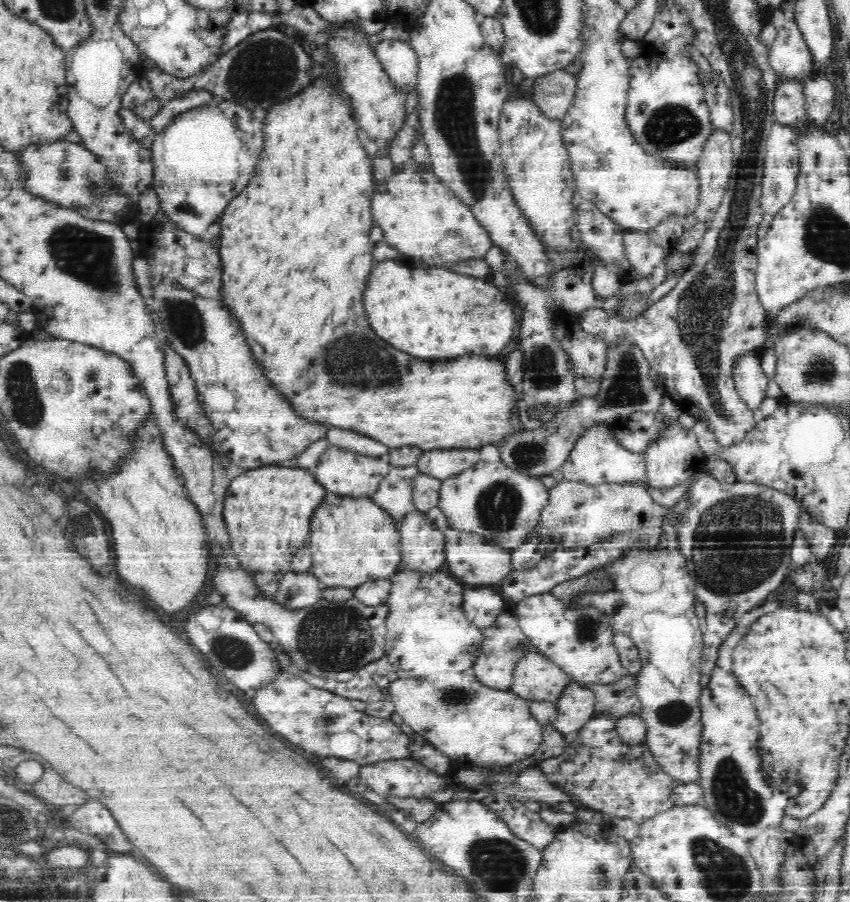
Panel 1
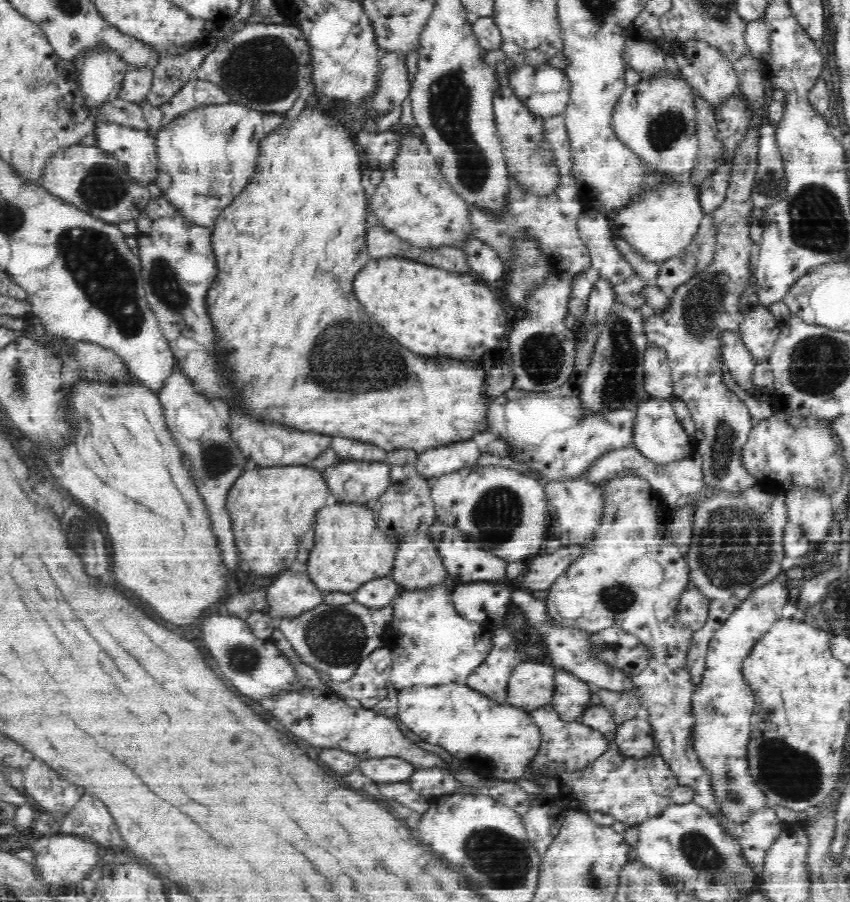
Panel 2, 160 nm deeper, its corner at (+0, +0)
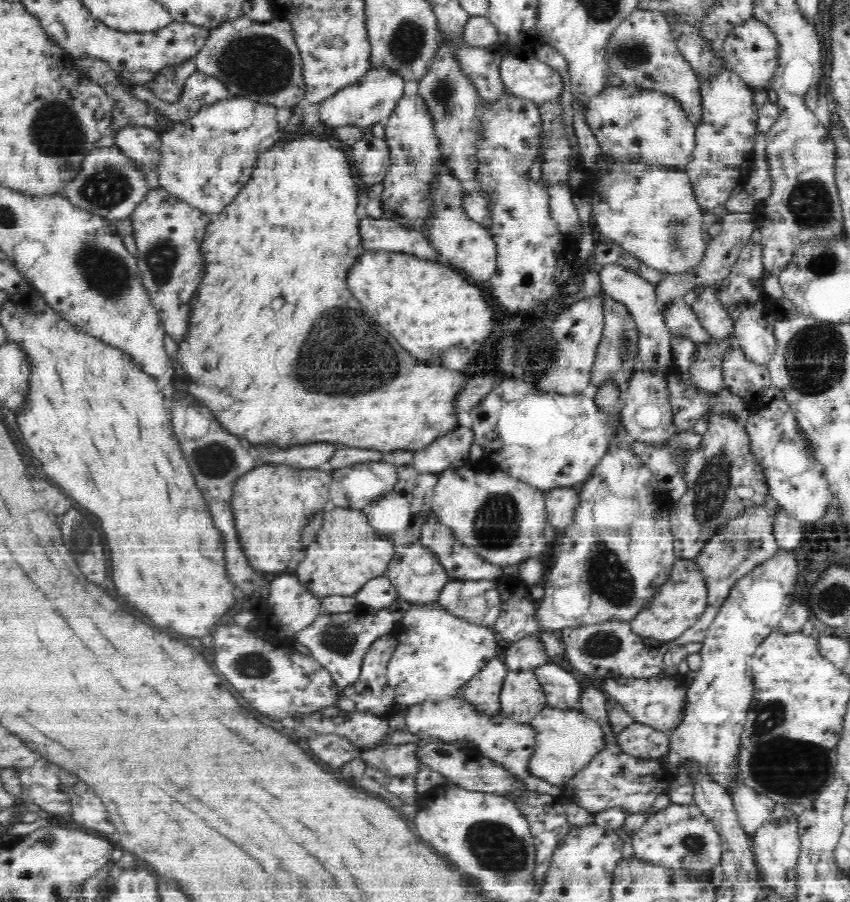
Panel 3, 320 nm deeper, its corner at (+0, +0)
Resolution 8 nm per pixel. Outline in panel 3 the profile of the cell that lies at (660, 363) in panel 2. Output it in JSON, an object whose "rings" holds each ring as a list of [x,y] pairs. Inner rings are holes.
{"rings":[[[617,263],[604,264],[600,266],[598,272],[603,294],[606,295],[606,298],[622,303],[627,308],[638,332],[640,332],[637,344],[639,348],[639,370],[650,373],[650,375],[660,375],[667,382],[670,373],[673,372],[672,349],[670,348],[672,335],[665,326],[661,307],[657,301],[656,286]]]}

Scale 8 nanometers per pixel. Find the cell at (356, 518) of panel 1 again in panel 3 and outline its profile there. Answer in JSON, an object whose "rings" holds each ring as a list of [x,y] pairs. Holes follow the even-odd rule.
{"rings":[[[328,506],[324,510],[324,524],[318,530],[316,542],[308,546],[306,560],[298,568],[298,578],[314,590],[314,594],[354,595],[364,582],[382,576],[388,570],[394,556],[395,545],[383,534],[378,533],[368,522],[363,508]]]}

